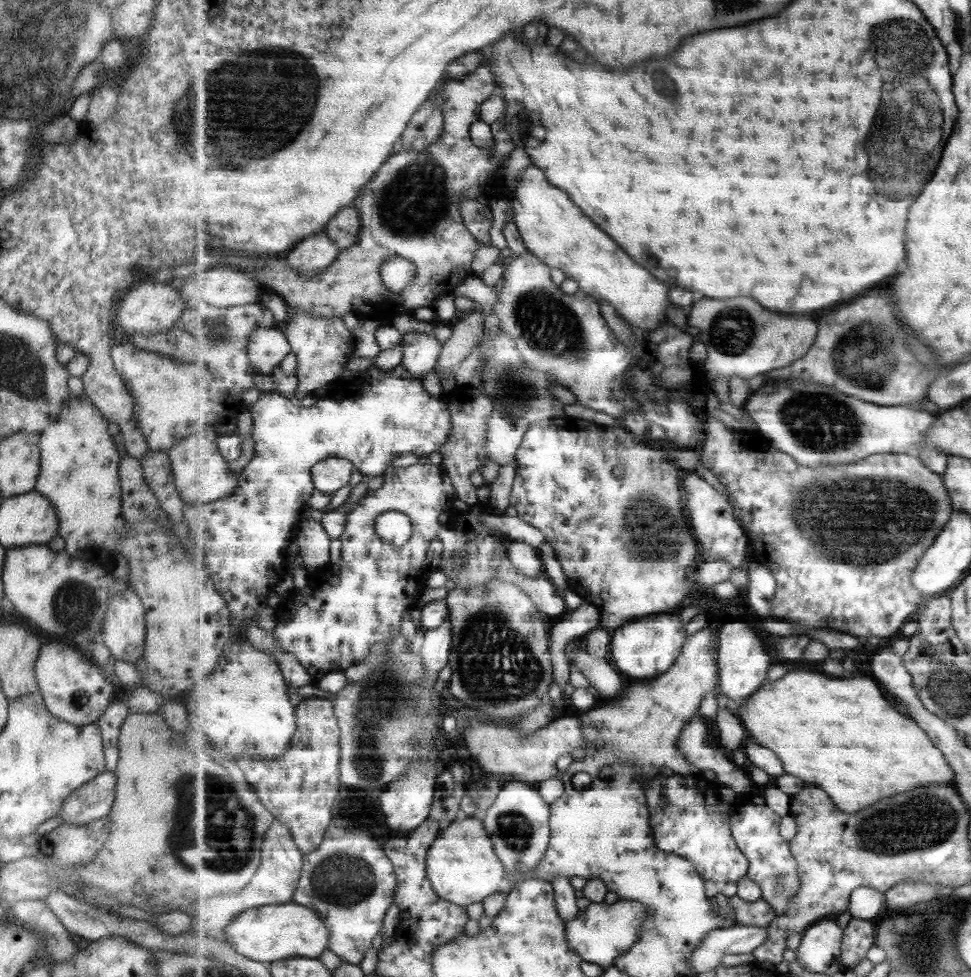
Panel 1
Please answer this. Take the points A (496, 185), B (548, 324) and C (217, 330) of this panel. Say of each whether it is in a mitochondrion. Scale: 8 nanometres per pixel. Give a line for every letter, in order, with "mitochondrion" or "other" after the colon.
A: other
B: mitochondrion
C: mitochondrion

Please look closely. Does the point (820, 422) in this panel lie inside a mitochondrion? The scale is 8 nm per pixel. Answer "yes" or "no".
yes

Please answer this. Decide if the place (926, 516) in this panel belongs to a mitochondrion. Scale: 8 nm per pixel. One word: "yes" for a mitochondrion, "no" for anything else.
yes

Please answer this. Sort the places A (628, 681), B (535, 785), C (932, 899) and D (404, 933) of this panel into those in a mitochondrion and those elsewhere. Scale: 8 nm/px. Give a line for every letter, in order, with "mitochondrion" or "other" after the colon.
A: other
B: other
C: other
D: other

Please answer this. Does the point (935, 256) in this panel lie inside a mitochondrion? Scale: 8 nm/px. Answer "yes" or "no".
no

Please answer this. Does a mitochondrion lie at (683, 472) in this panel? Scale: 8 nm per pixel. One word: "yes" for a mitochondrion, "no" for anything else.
no

